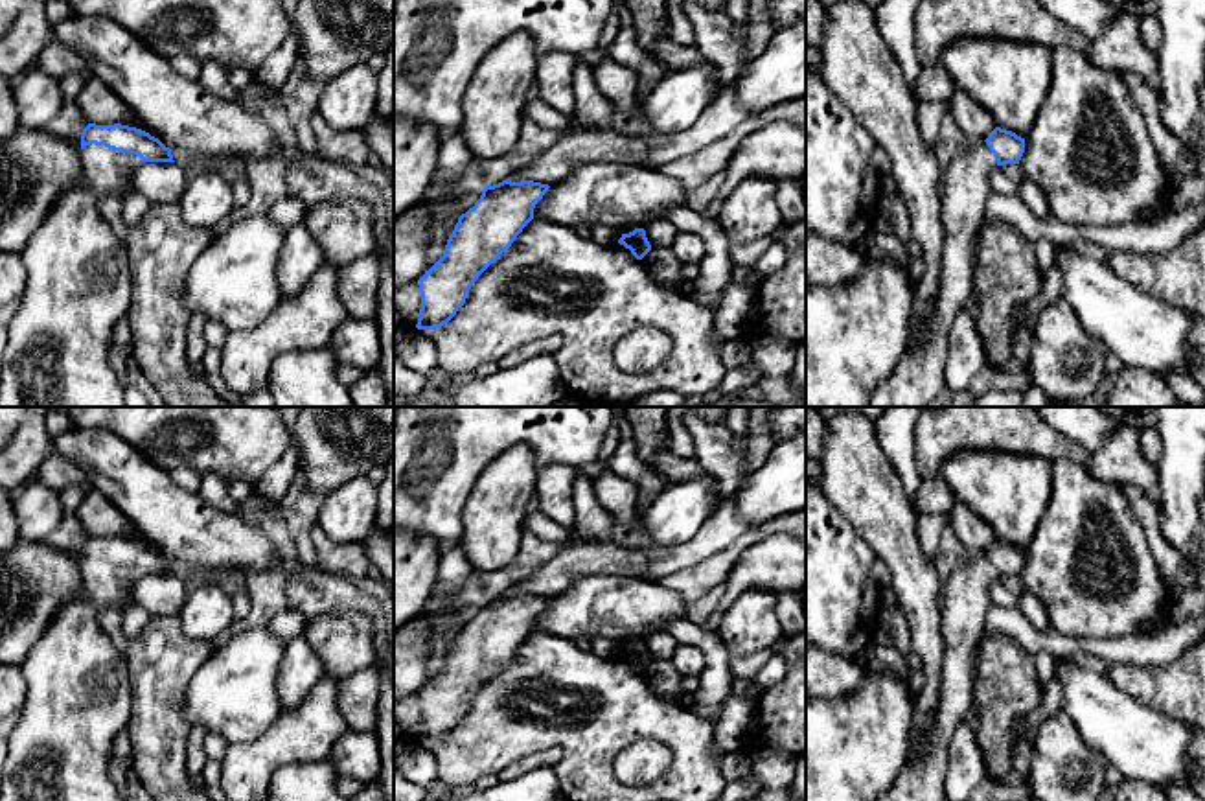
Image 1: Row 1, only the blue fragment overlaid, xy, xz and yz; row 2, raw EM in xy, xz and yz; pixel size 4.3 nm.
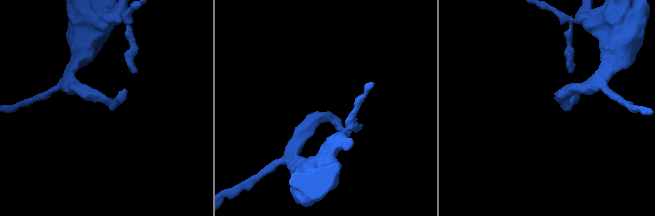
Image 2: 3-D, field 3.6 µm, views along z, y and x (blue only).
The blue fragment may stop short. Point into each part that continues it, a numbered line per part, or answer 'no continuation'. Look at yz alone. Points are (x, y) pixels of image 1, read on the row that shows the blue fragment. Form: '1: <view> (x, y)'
1: yz (918, 376)

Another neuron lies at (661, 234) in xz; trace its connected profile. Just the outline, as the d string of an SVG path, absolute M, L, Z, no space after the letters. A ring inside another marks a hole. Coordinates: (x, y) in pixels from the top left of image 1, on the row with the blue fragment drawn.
M655 219L646 225L646 238L651 249L671 249L679 230L668 219Z

